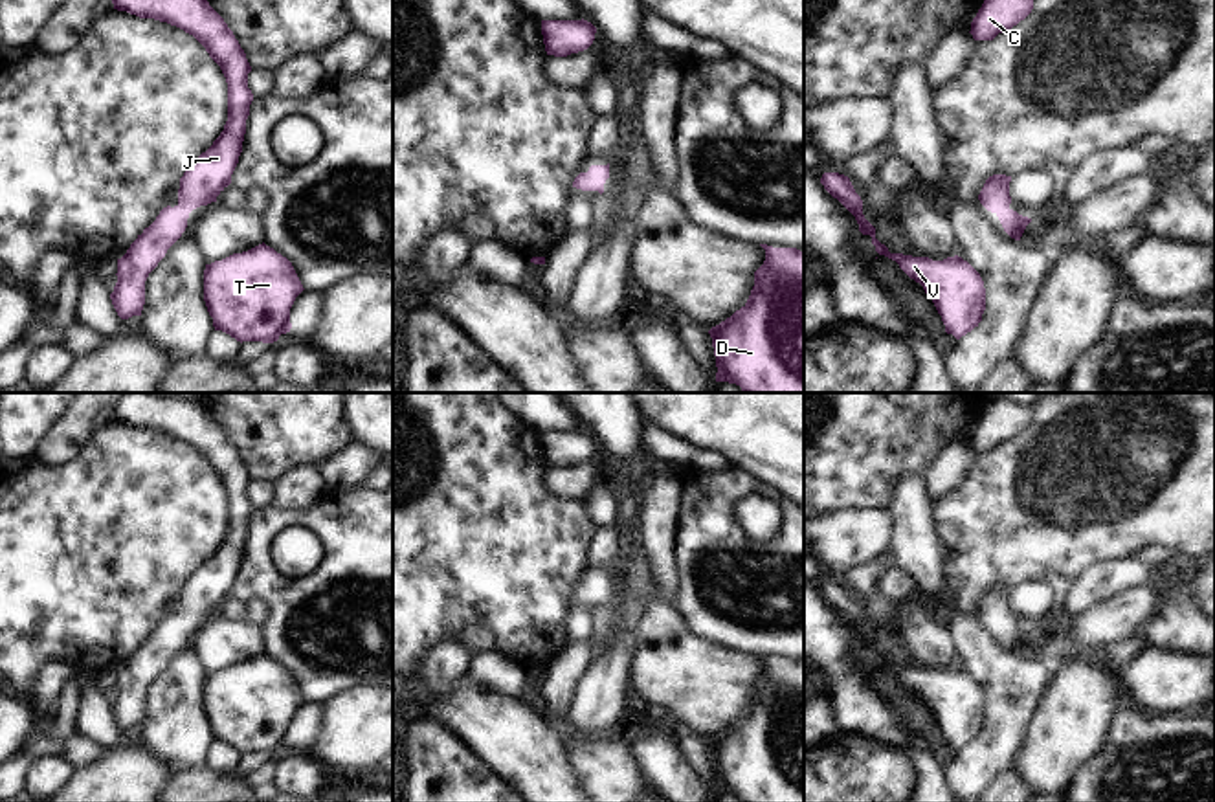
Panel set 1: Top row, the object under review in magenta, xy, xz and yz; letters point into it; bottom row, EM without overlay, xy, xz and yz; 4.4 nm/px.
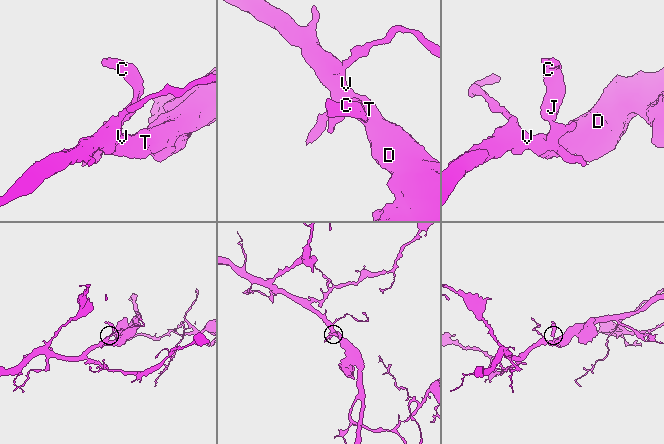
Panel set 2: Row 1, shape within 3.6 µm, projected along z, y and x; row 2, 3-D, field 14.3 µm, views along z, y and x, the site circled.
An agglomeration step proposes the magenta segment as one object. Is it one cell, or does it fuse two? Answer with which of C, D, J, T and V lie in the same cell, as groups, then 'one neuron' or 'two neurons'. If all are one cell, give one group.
C D J T V | one neuron

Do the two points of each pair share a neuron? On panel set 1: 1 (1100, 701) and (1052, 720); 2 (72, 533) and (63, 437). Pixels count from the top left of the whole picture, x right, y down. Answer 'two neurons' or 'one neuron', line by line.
1: one neuron
2: two neurons

